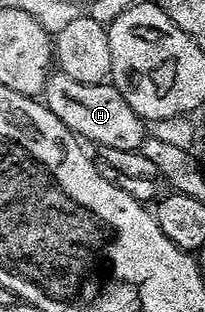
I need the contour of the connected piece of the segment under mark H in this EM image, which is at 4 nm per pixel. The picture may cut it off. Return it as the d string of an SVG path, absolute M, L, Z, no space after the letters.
M60 73L49 76L43 102L71 134L86 144L97 143L98 148L139 151L147 138L147 123L127 105L125 98L112 85L83 85L71 81L71 77Z

